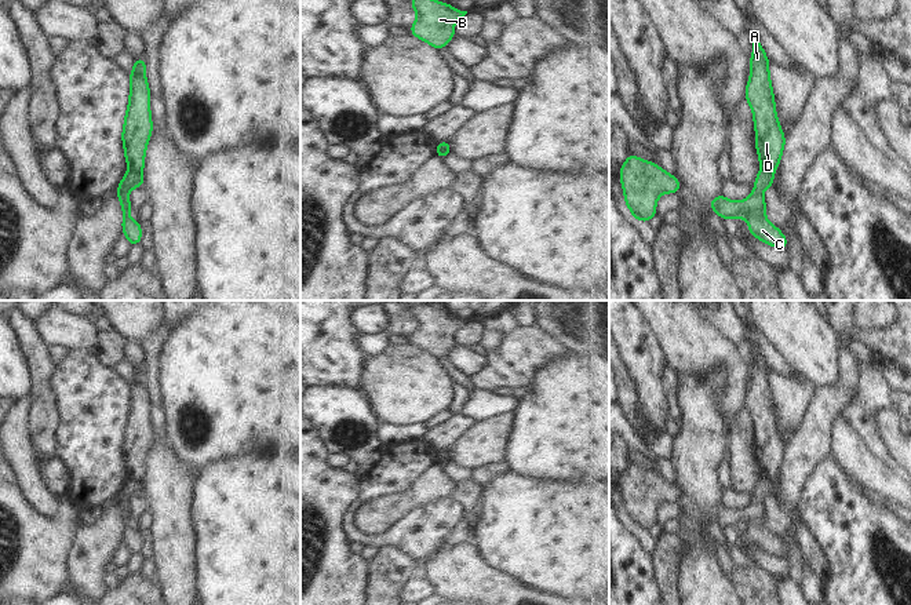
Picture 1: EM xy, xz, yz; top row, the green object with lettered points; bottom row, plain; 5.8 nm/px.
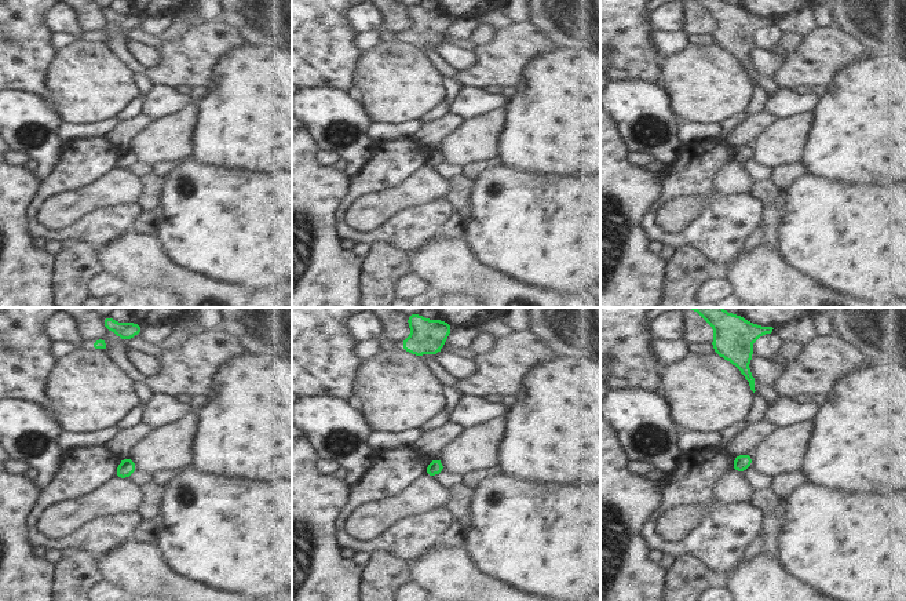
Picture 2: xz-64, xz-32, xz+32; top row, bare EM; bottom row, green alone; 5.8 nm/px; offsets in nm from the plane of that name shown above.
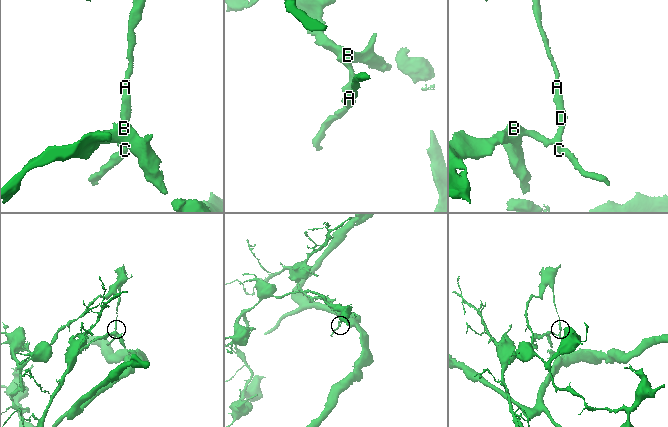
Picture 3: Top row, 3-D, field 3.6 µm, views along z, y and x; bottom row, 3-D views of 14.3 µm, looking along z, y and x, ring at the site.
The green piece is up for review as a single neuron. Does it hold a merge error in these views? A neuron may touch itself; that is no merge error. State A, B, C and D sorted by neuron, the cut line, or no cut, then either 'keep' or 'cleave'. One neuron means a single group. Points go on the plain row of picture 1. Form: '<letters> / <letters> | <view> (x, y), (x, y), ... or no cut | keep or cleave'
A D / B C | xy (130, 477), (141, 481) | cleave

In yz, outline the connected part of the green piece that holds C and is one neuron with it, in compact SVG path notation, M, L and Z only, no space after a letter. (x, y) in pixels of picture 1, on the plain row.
M761 478L748 507L743 510L730 510L721 503L711 509L710 517L719 524L721 529L725 526L746 528L748 531L748 539L754 546L768 554L786 560L786 544L765 526L766 513L762 500L770 495L773 495L773 482Z

